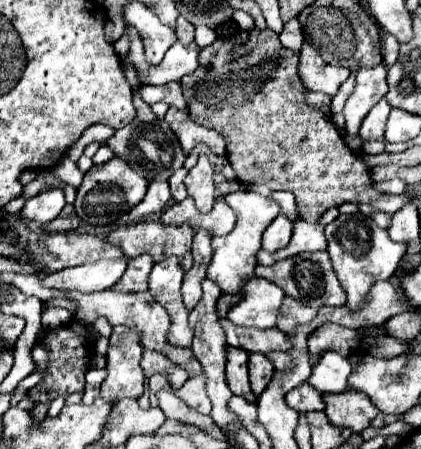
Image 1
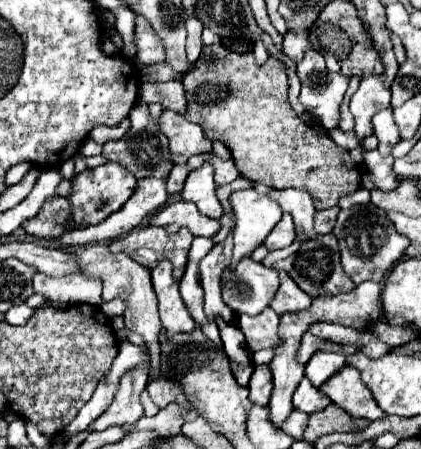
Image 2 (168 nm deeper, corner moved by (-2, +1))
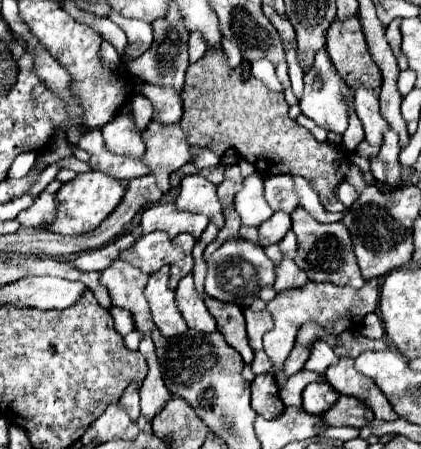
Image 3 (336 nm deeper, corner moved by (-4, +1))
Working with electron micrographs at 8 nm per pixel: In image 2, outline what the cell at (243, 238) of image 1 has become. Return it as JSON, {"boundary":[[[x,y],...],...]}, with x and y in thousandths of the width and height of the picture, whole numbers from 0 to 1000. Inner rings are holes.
{"boundary":[[[606,421],[558,425],[544,439],[553,474],[558,474],[558,510],[553,510],[553,581],[549,599],[577,577],[591,572],[615,546],[625,546],[629,528],[663,497],[672,470],[658,448],[634,434],[610,430]]]}

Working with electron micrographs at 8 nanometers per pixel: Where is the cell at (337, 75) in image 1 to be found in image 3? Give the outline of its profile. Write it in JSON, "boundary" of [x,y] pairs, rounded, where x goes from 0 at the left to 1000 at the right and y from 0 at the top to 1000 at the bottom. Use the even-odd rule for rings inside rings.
{"boundary":[[[777,109],[748,122],[748,140],[724,163],[724,212],[710,225],[715,252],[743,265],[758,283],[819,296],[824,287],[824,238],[810,225],[815,176],[796,158]]]}

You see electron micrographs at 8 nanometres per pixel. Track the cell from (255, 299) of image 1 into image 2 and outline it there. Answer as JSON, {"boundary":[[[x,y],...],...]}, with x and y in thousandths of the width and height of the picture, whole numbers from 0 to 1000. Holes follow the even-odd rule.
{"boundary":[[[596,572],[568,581],[558,604],[530,604],[530,670],[558,697],[615,702],[634,688],[663,644],[663,612]]]}

